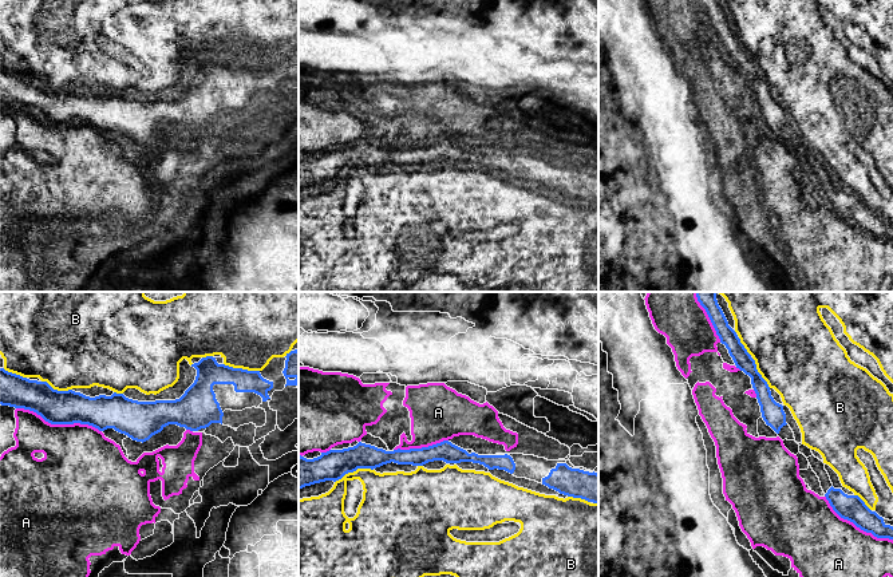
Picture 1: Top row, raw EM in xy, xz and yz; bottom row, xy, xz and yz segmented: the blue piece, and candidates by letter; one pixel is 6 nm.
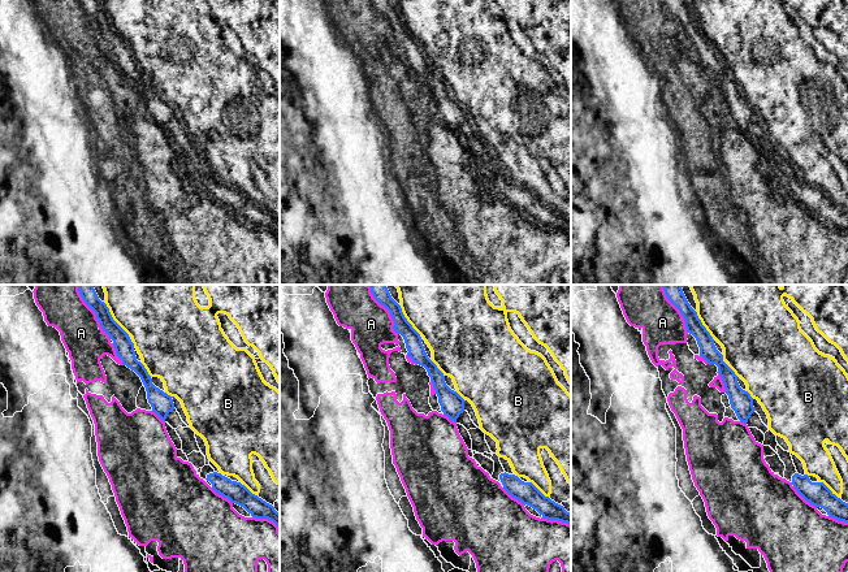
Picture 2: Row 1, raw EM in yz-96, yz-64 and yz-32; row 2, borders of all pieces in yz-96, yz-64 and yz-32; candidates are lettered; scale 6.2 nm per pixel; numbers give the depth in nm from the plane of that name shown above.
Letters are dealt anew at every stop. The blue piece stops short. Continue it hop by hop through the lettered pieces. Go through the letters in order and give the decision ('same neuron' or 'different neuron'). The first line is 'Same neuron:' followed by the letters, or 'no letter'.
Same neuron: no letter
A: different neuron
B: different neuron

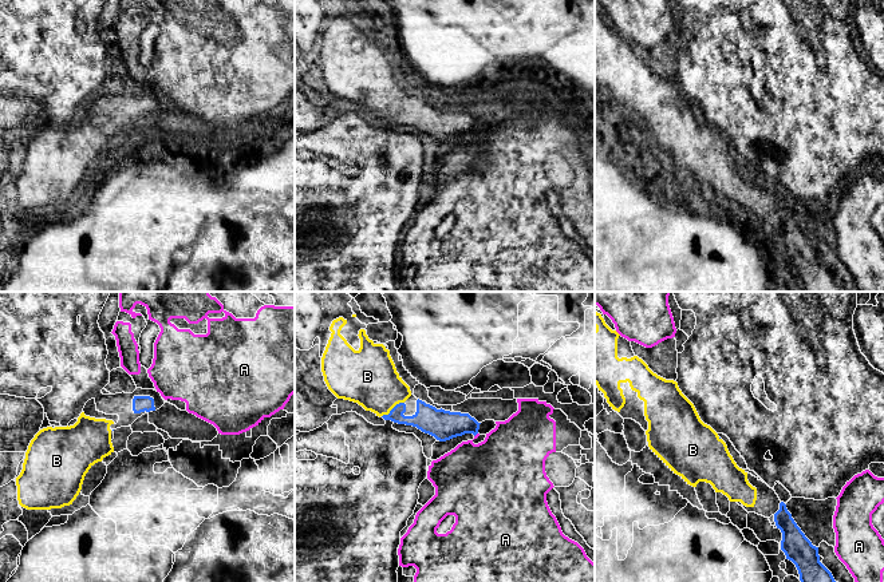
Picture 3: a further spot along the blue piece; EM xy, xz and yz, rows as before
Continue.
Same neuron: B
A: different neuron
B: same neuron

